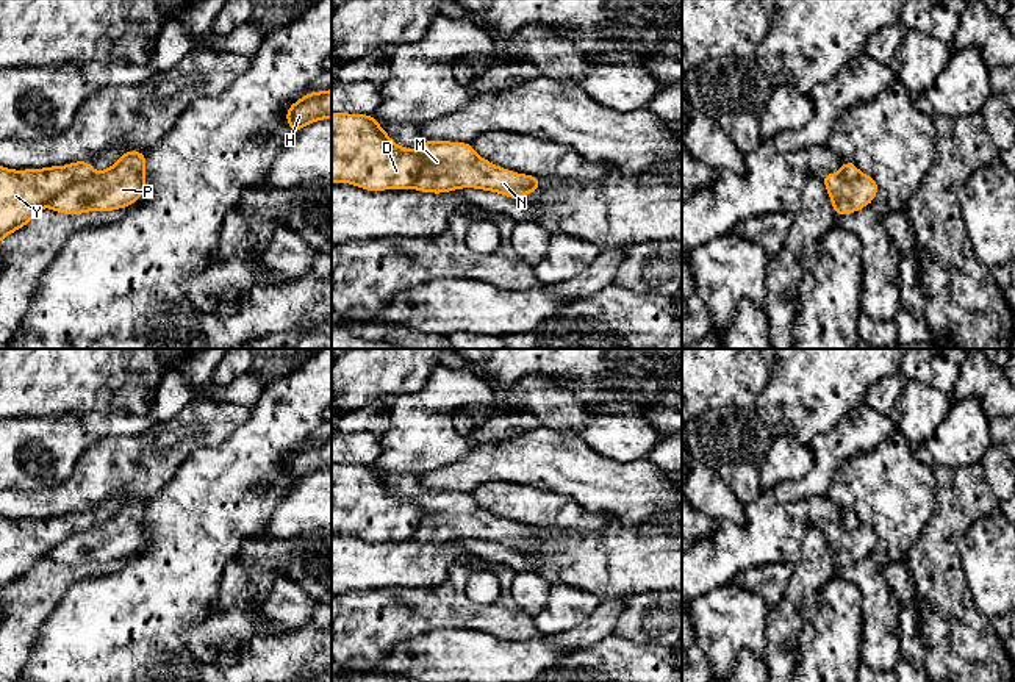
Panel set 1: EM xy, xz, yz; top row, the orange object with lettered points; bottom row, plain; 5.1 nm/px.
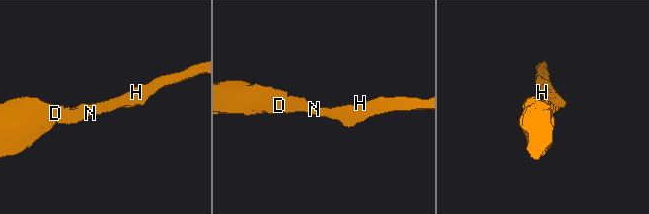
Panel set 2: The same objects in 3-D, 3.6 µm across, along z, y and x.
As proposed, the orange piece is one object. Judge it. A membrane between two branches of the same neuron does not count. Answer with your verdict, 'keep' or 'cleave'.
cleave

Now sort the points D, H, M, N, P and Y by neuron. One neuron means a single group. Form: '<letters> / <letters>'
D Y / H M N P

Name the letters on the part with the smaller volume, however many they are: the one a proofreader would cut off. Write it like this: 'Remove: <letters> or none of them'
Remove: H, M, N, P

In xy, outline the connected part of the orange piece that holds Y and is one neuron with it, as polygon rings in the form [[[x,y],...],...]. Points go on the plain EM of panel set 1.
[[[89,512],[13,521],[0,516],[0,593],[25,577],[55,546],[94,522]]]

